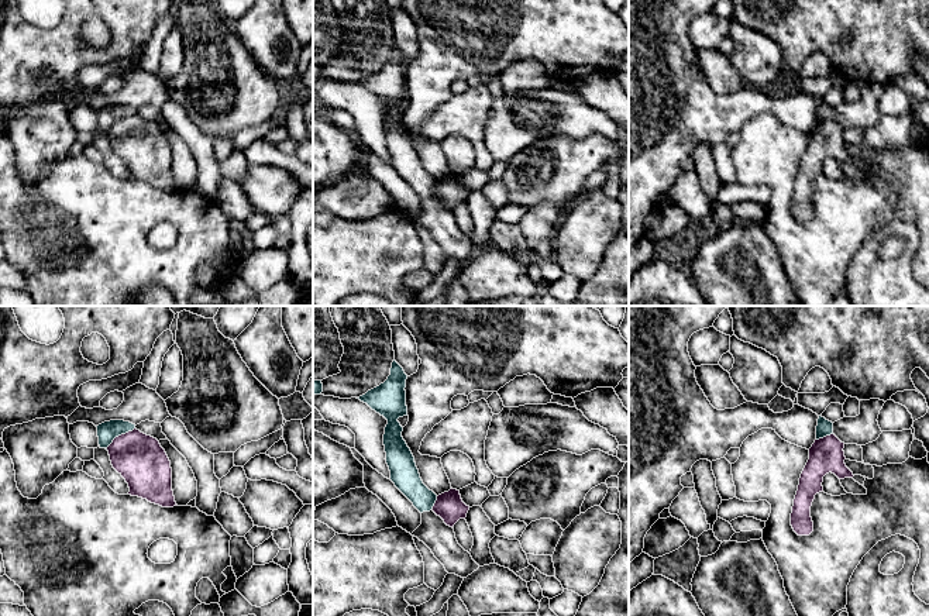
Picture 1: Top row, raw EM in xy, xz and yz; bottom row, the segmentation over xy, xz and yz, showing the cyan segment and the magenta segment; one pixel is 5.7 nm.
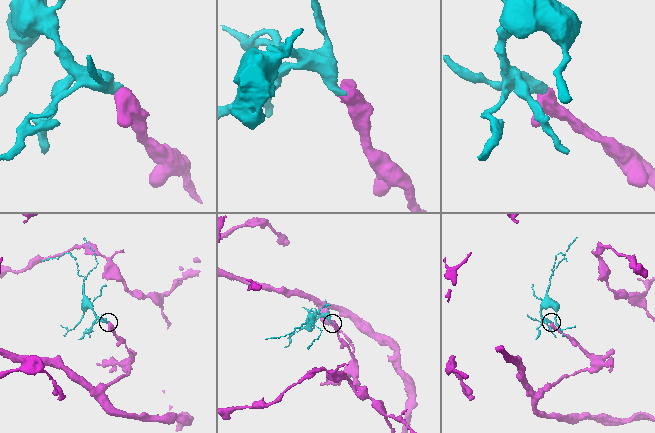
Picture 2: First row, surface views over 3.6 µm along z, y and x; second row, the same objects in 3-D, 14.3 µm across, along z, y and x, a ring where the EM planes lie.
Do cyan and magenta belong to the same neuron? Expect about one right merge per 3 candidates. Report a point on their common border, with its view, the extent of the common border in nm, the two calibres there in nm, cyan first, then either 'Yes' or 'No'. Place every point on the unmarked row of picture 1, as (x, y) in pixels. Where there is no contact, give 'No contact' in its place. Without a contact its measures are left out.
Touches cyan at xy (119, 119). Shared border 200 nm. Thickness 110 nm (cyan) against 280 nm. No

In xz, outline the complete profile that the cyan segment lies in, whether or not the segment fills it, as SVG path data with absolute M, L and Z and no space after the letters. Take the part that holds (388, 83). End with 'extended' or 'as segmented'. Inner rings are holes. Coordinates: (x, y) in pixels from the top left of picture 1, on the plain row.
M393 44L388 63L357 83L388 104L383 130L390 165L422 197L422 209L412 220L431 234L448 258L467 262L479 250L458 228L454 213L431 195L437 179L423 168L414 141L402 121L403 111L398 103L407 100L406 63L403 52Z | extended

